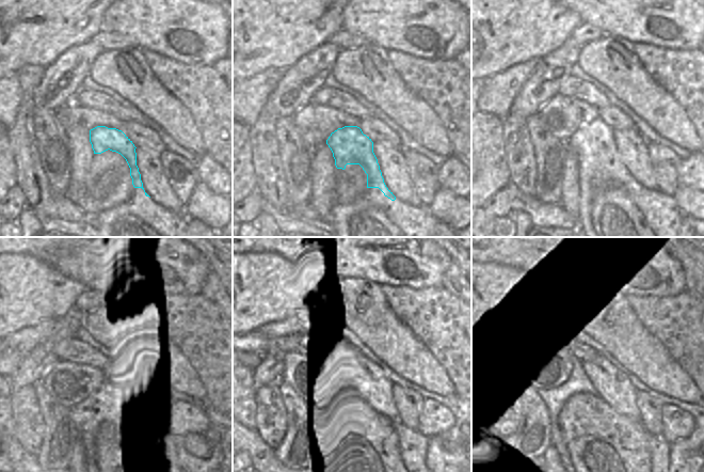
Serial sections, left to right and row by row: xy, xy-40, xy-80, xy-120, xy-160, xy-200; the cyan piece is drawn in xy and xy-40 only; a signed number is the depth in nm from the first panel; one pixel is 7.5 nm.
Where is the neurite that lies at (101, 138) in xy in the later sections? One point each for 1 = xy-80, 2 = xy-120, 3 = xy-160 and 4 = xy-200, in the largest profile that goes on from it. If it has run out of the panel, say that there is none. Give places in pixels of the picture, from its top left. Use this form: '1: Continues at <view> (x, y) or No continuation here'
1: Continues at xy-80 (593, 144)
2: Continues at xy-120 (125, 378)
3: Continues at xy-160 (376, 390)
4: Continues at xy-200 (611, 384)

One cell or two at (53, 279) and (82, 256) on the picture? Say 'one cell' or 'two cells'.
two cells

